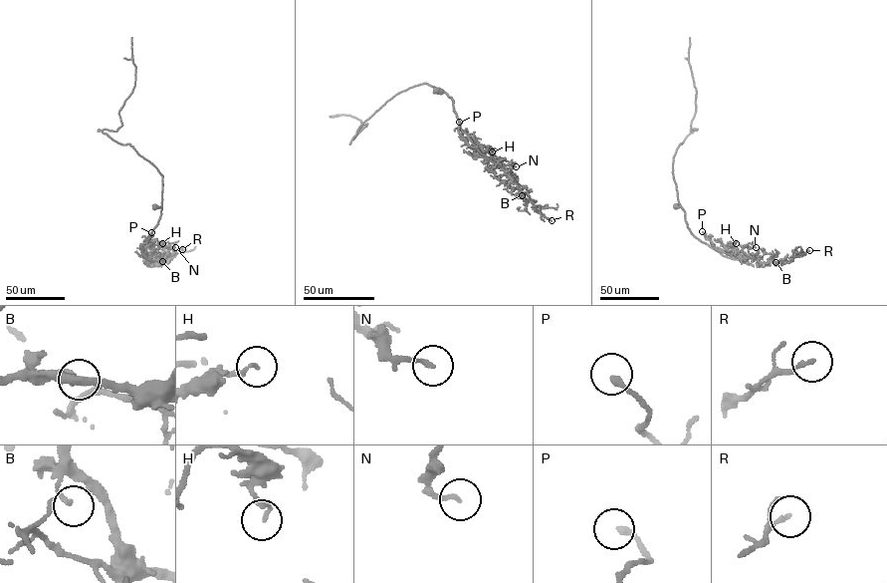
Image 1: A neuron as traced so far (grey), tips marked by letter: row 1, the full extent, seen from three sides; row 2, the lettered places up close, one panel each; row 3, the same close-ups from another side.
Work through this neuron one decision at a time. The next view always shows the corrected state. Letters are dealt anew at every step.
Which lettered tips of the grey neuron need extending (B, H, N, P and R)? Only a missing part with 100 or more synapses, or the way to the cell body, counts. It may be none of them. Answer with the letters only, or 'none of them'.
none of them

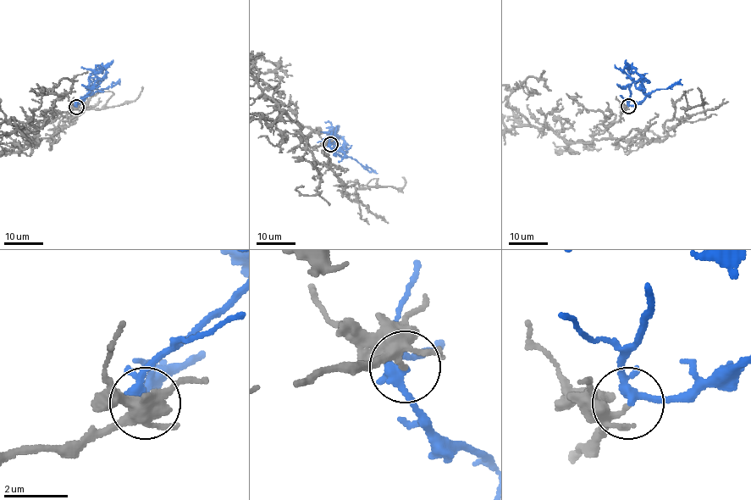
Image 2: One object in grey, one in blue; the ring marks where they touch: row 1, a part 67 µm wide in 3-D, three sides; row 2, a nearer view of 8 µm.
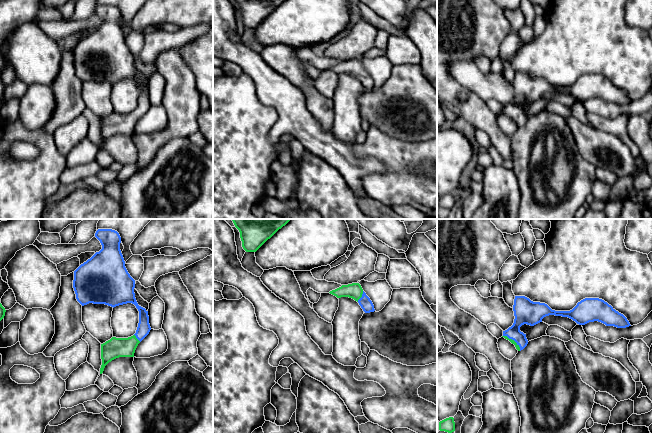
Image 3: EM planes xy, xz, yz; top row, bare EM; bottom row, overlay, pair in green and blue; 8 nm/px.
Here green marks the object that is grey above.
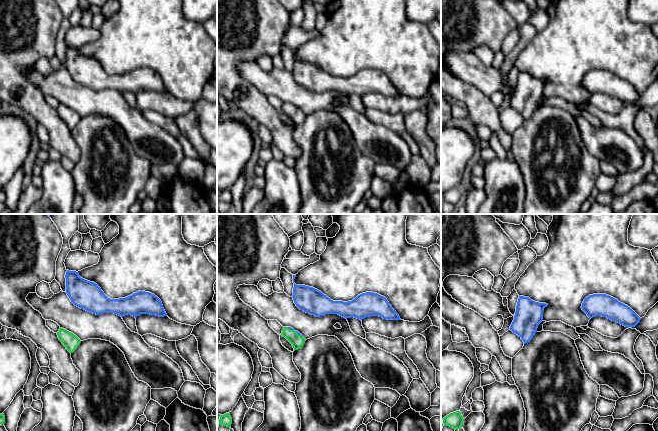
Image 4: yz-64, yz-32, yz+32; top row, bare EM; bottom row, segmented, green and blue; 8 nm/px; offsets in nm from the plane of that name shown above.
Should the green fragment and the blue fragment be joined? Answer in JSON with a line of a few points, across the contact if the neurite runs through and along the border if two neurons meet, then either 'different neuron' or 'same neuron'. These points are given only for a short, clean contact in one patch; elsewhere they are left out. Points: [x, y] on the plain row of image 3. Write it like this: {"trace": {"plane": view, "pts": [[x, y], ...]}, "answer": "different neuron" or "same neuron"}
{"trace": {"plane": "yz", "pts": [[512, 117], [513, 116], [514, 105], [526, 88]]}, "answer": "same neuron"}

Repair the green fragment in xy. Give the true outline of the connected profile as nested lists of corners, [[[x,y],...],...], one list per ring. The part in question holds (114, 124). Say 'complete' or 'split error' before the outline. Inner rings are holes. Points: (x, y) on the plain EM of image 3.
split error; [[[98,5],[95,13],[100,17],[102,25],[74,47],[73,64],[77,77],[82,82],[93,79],[113,84],[132,79],[139,87],[139,99],[133,112],[112,113],[101,120],[102,150],[105,142],[112,136],[134,133],[138,120],[149,110],[151,103],[148,87],[136,77],[135,56],[125,43],[119,9],[112,5]]]

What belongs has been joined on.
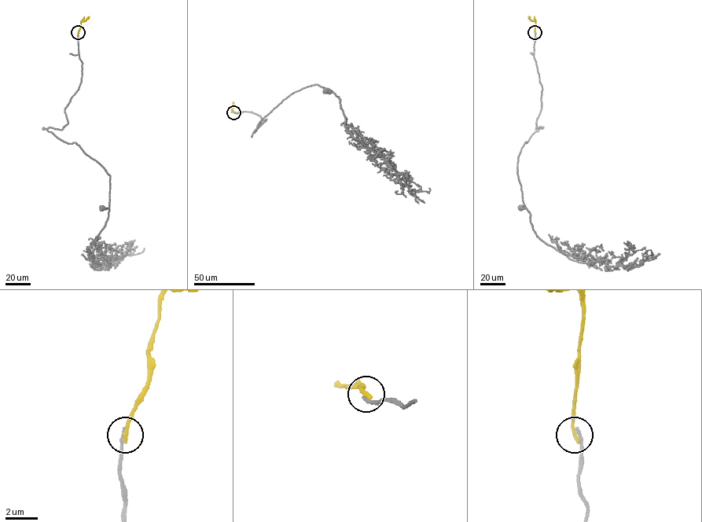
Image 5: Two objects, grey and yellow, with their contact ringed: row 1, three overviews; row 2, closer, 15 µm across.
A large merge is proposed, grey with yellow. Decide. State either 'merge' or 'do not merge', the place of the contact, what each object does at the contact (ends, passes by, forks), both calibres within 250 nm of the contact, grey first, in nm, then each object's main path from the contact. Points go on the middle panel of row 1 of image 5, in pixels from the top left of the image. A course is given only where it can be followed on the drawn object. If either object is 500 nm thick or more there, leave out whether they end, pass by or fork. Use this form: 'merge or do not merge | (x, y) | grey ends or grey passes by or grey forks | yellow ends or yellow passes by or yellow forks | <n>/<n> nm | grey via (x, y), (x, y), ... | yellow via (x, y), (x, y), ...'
do not merge | (233, 112) | grey ends | yellow ends | 200/220 nm | grey via (233, 112), (255, 113), (260, 125), (266, 119), (255, 132), (291, 94), (316, 84), (332, 92), (325, 90) | yellow via (233, 112), (232, 111), (233, 101)

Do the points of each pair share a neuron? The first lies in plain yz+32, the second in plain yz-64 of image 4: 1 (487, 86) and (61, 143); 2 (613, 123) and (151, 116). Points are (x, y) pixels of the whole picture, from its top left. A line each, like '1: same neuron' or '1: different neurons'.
1: different neurons
2: same neuron

